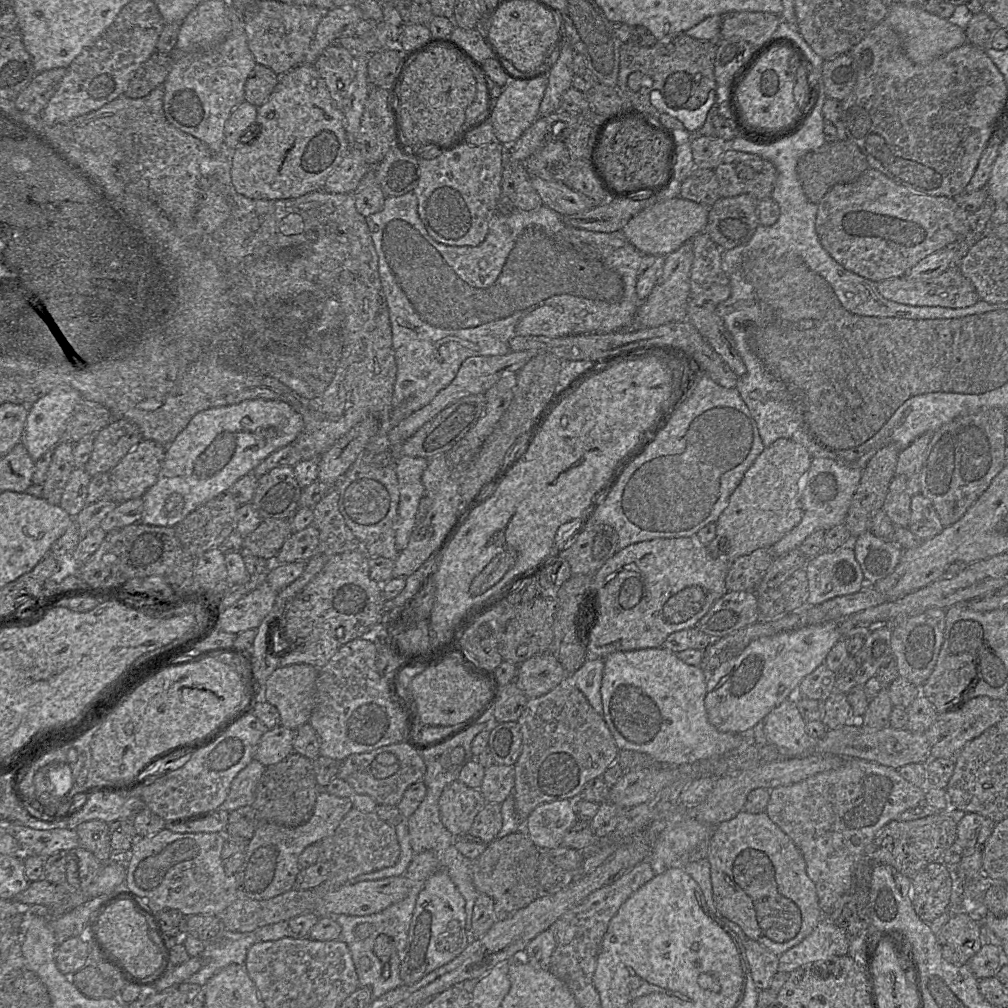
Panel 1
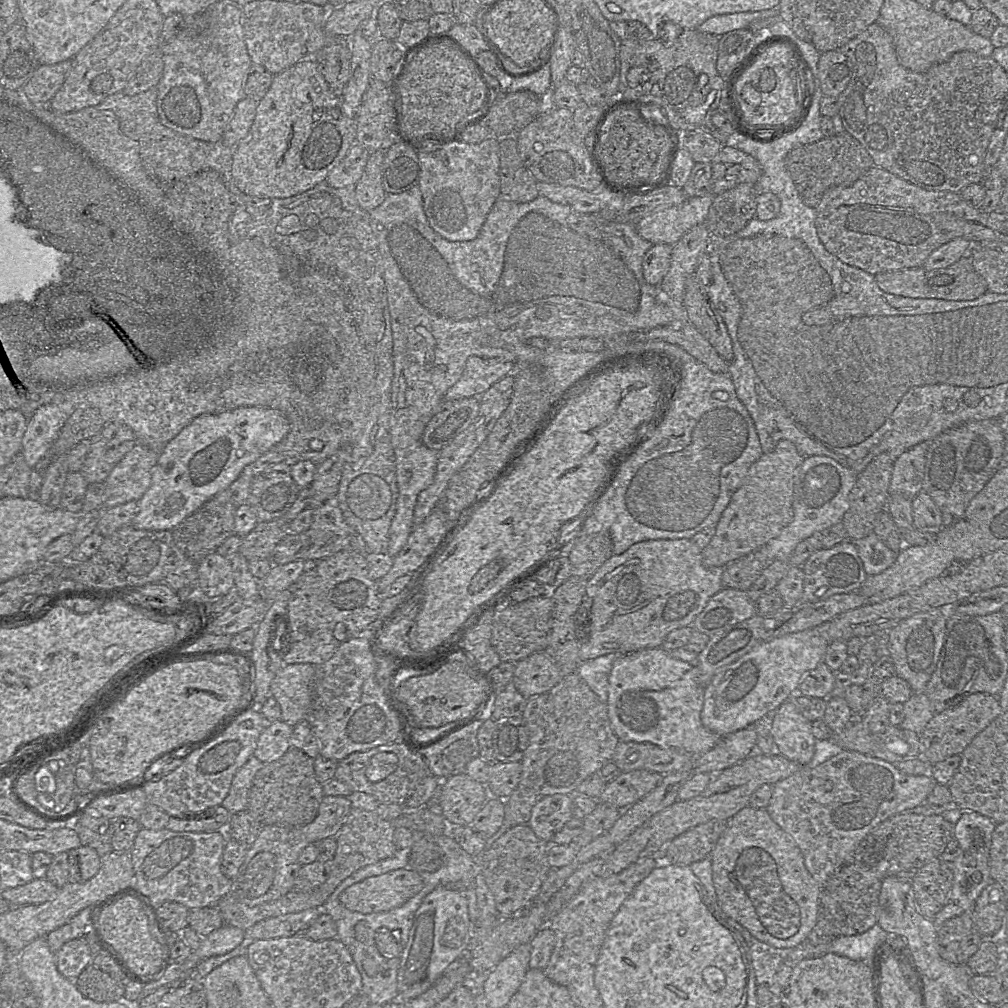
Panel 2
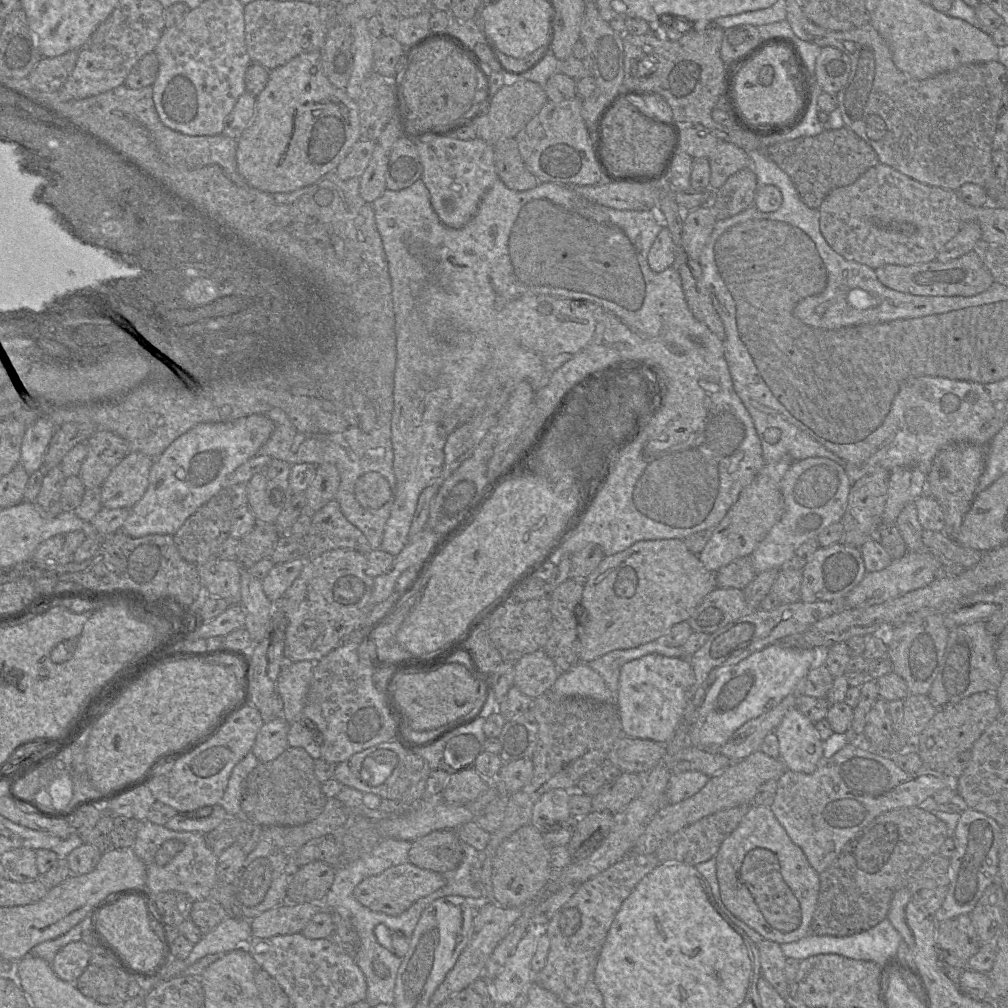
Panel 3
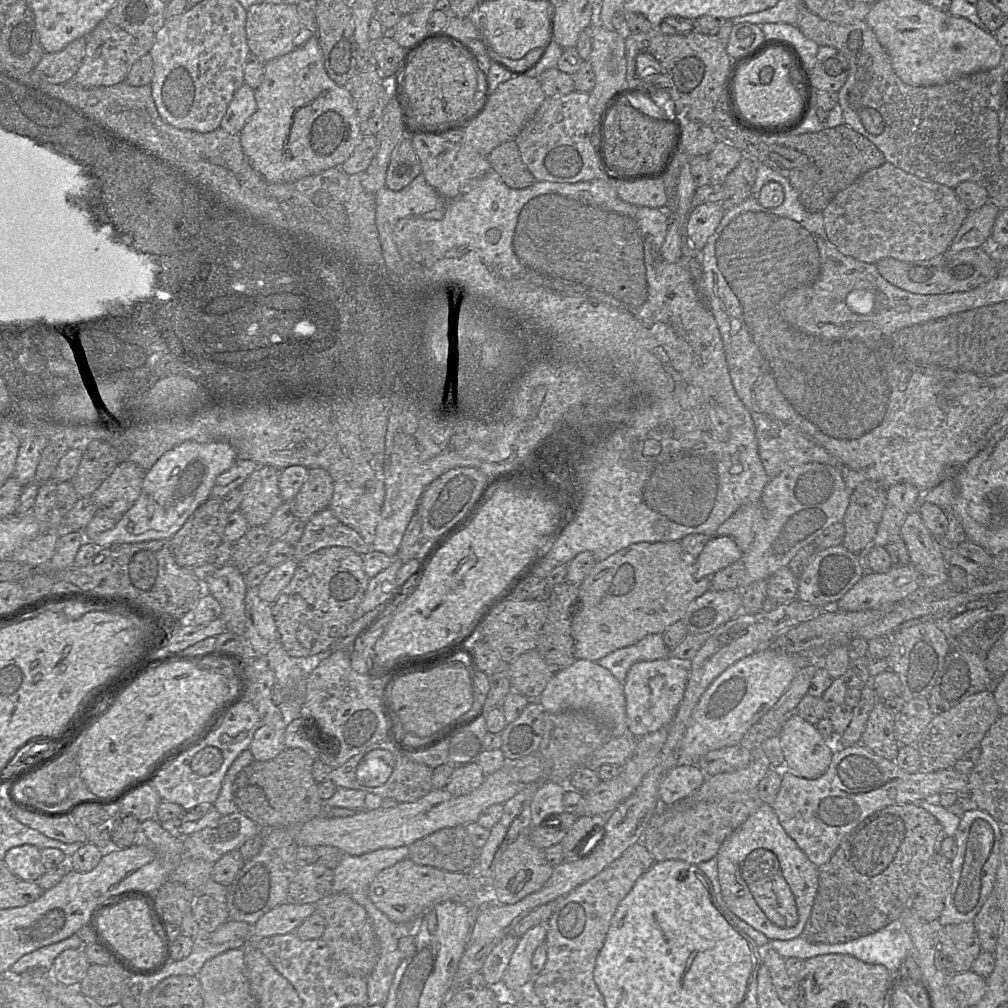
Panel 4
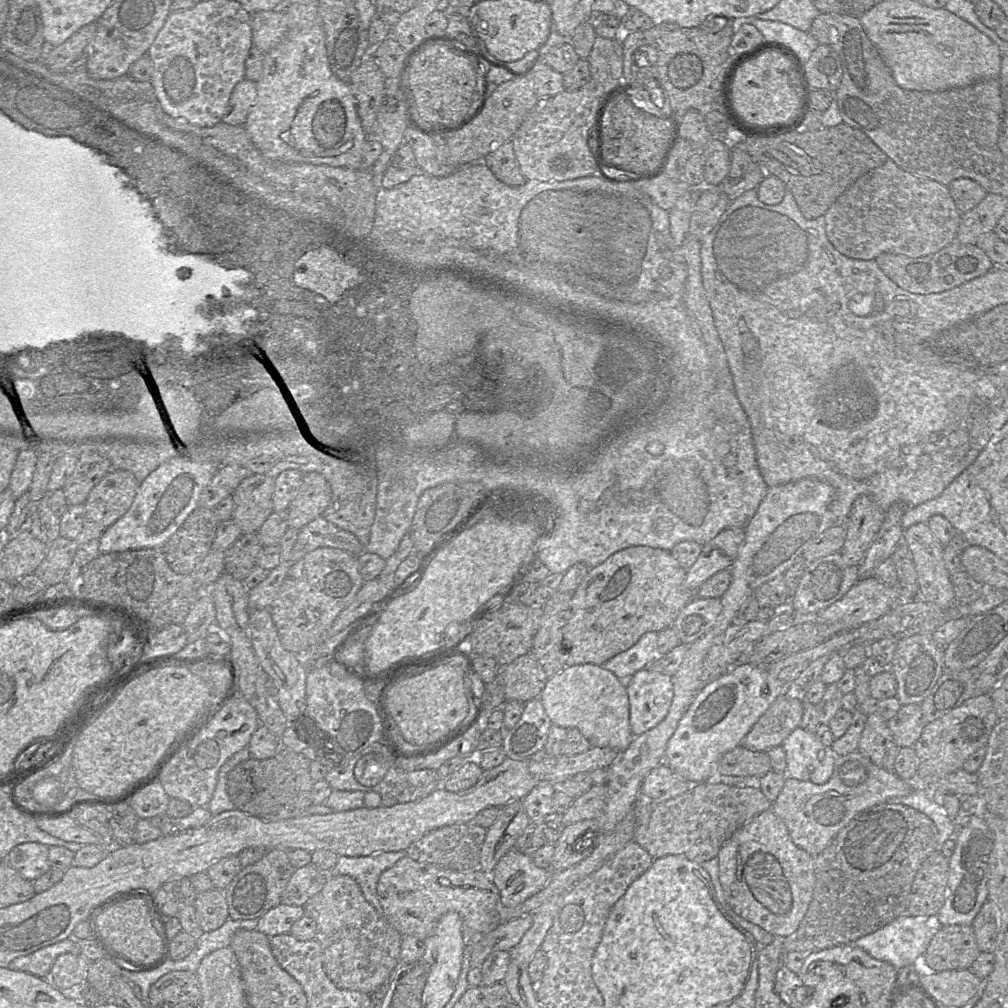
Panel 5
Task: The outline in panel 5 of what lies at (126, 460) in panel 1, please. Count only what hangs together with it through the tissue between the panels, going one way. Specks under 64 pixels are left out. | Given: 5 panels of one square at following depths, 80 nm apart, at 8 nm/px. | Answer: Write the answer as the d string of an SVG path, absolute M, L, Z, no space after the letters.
M111 470L86 499L85 519L109 528L130 508L139 483L125 470Z

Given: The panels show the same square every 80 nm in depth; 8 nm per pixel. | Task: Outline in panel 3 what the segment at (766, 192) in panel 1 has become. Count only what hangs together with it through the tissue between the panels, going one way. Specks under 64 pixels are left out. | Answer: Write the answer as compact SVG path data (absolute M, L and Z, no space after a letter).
M719 141L708 160L712 190L719 189L735 172L751 167L748 153L743 148L727 141Z

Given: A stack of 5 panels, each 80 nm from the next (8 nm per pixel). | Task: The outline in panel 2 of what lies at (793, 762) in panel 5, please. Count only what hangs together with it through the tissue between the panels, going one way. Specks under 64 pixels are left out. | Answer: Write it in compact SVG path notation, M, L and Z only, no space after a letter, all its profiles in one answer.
M794 698L770 715L770 730L776 753L802 766L811 763L817 740L812 733L811 722L798 710Z

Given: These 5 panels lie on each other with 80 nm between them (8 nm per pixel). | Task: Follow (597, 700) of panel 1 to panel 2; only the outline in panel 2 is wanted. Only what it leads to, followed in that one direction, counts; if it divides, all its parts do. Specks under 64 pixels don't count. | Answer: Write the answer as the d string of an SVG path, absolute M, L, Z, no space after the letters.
M610 653L583 661L576 674L594 692L601 702L607 703L609 674L614 661L624 654Z

